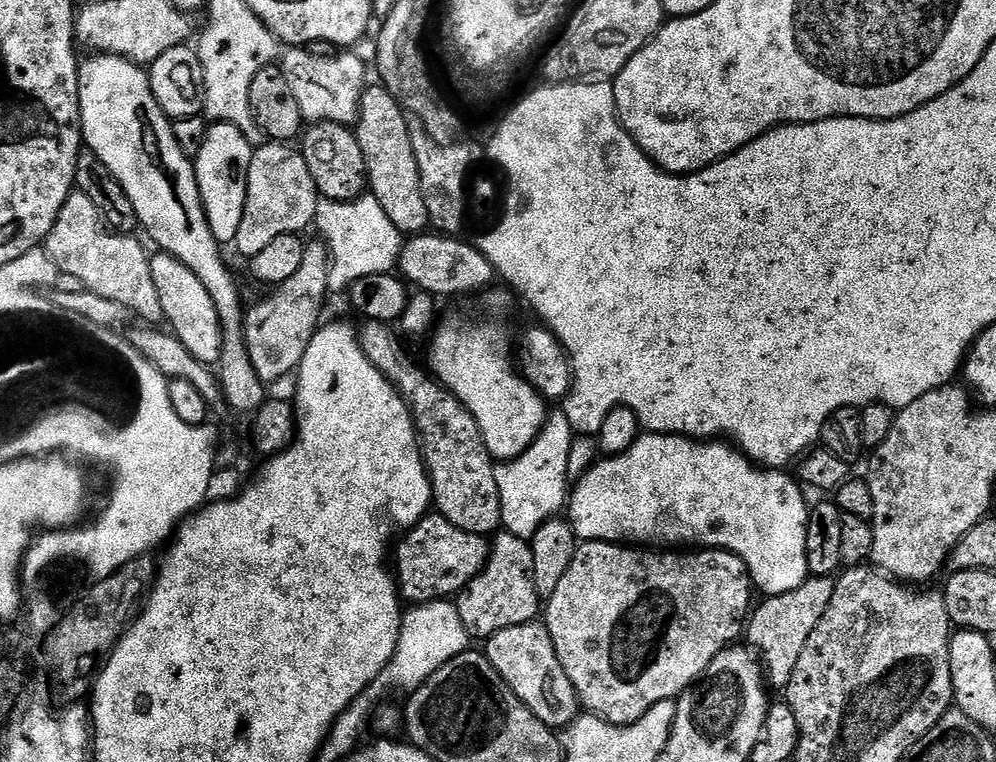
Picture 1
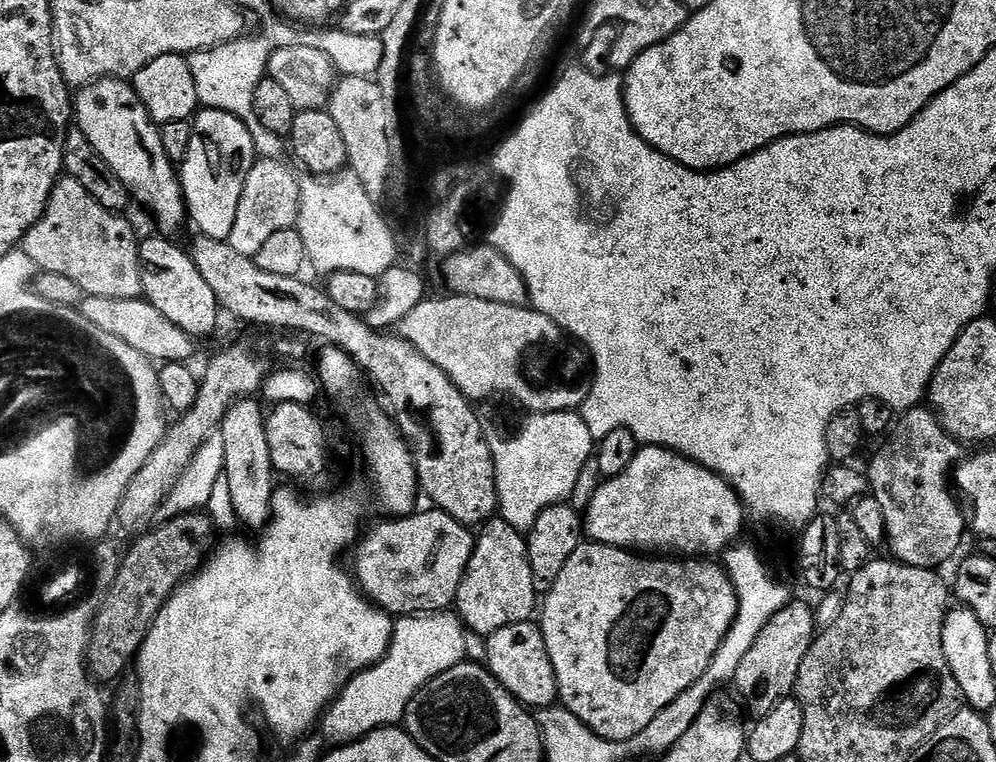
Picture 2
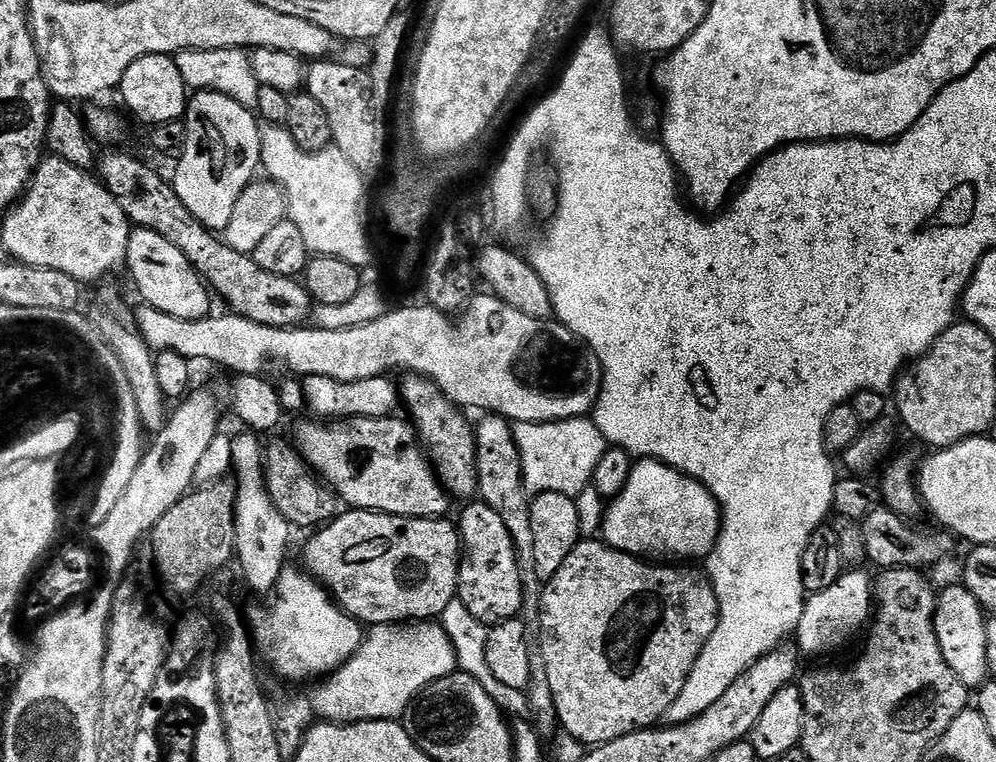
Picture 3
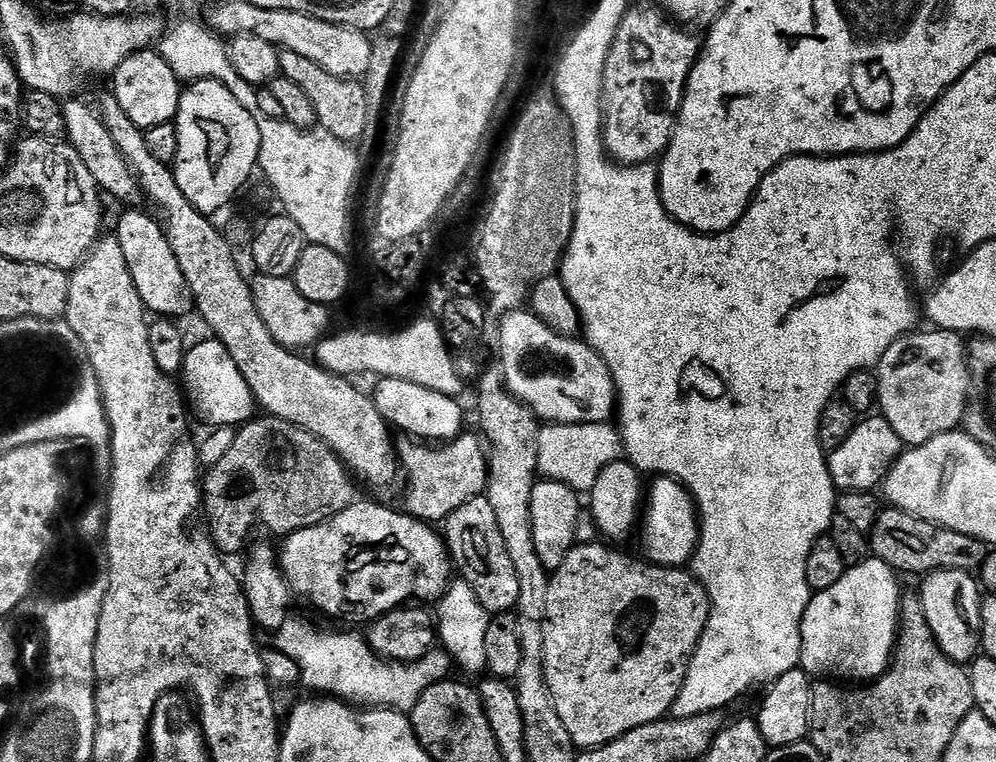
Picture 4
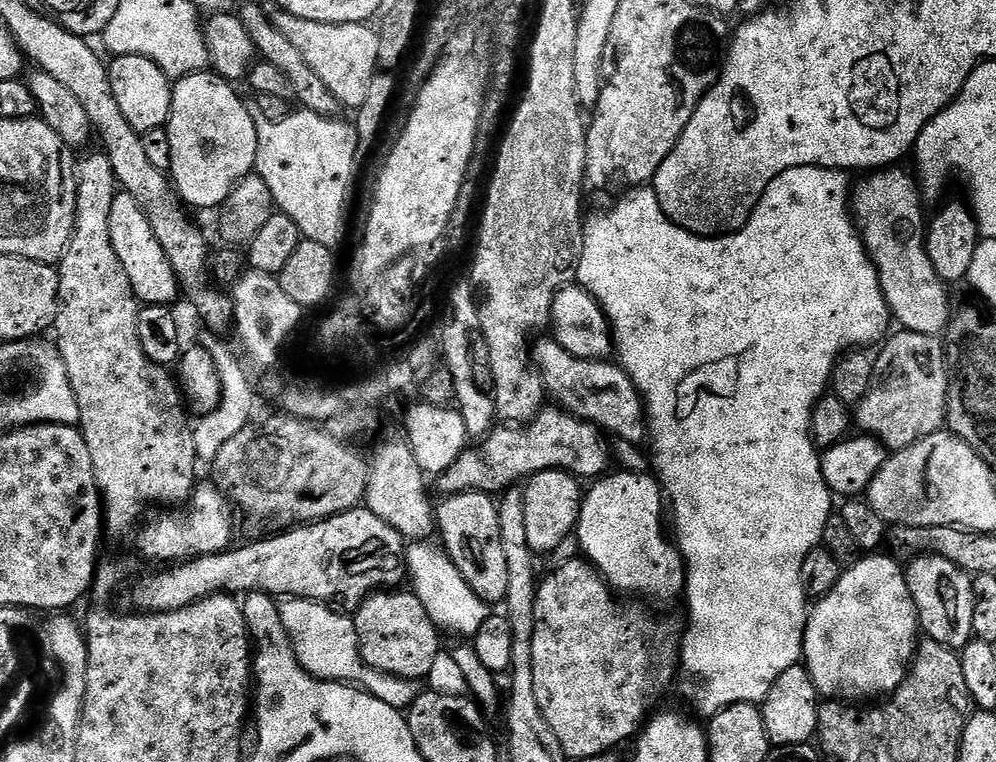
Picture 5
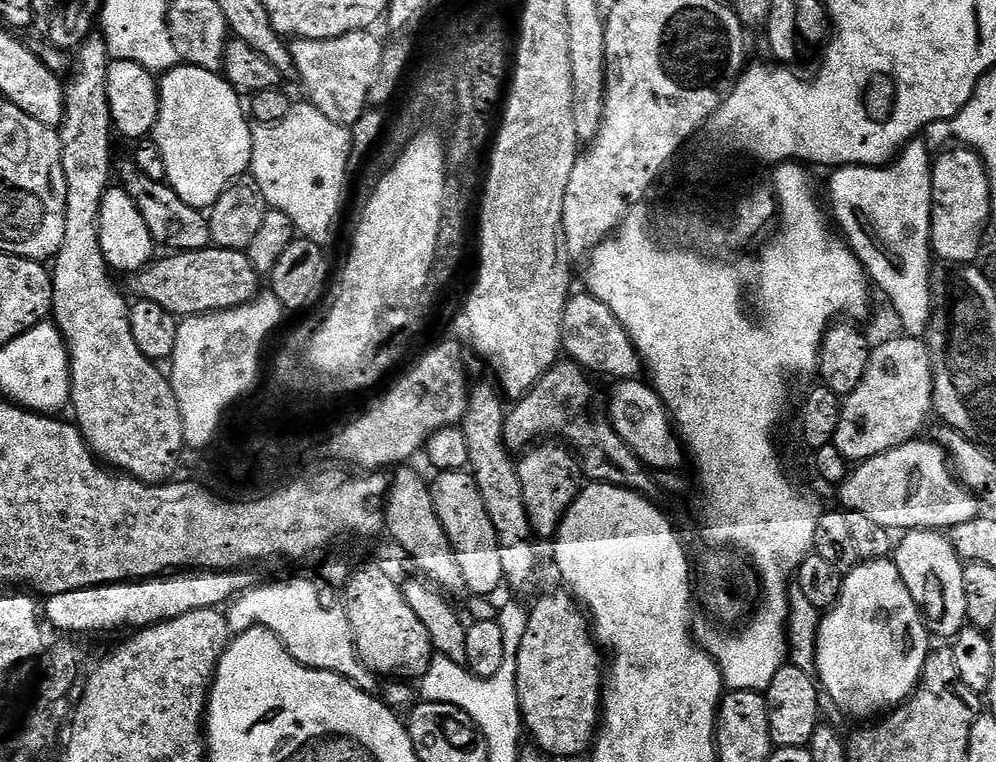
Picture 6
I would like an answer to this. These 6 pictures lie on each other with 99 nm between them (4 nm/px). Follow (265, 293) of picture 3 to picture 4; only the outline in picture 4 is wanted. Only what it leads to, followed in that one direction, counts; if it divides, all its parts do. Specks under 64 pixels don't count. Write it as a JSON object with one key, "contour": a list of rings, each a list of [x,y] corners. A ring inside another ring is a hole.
{"contour":[[[68,98],[63,101],[64,109],[64,136],[67,143],[71,144],[74,150],[78,150],[78,158],[86,162],[86,170],[94,174],[94,182],[100,188],[101,193],[113,196],[116,200],[121,200],[124,206],[140,206],[145,203],[144,191],[140,188],[138,178],[133,174],[124,155],[114,146],[114,140],[110,138],[110,132],[106,130],[99,111],[92,108],[80,98]]]}

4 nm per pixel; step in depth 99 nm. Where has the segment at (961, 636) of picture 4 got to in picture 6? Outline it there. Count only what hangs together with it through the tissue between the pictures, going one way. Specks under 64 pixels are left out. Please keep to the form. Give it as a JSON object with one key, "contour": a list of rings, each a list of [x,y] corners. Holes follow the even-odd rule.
{"contour":[[[917,528],[908,530],[899,537],[894,548],[894,563],[902,582],[920,606],[920,614],[933,637],[955,638],[968,624],[966,614],[966,586],[962,586],[964,564],[949,542],[947,535],[940,530]]]}

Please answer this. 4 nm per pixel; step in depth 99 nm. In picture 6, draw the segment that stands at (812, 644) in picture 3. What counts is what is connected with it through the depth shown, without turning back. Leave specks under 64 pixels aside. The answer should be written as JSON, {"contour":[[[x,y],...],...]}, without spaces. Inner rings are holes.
{"contour":[[[891,559],[861,562],[844,576],[844,585],[840,591],[836,607],[827,609],[820,617],[820,629],[817,630],[816,669],[814,671],[818,677],[819,687],[826,693],[827,699],[829,696],[848,716],[872,716],[868,718],[876,718],[881,714],[887,714],[892,709],[900,707],[916,691],[924,663],[928,661],[930,655],[928,640],[930,641],[930,633],[927,624],[924,623],[923,616],[920,614],[920,606],[910,594],[906,582],[902,582],[902,574],[898,574],[895,563]]]}

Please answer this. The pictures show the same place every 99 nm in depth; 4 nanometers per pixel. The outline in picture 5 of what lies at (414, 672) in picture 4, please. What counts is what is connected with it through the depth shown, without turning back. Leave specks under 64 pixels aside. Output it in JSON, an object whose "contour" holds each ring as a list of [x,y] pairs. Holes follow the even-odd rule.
{"contour":[[[431,539],[417,540],[406,548],[406,572],[412,576],[411,591],[416,594],[425,606],[427,614],[439,628],[441,633],[453,632],[456,638],[474,638],[478,630],[482,630],[482,622],[490,614],[490,606],[462,578],[458,566],[444,551],[439,543],[432,544]],[[288,598],[280,604],[282,626],[286,626],[286,634],[290,638],[298,662],[319,680],[338,680],[342,684],[359,686],[374,698],[386,702],[386,706],[401,710],[411,708],[422,691],[421,685],[417,681],[392,676],[364,664],[359,652],[353,617],[343,616],[334,609],[335,607],[322,604],[319,600]]]}

